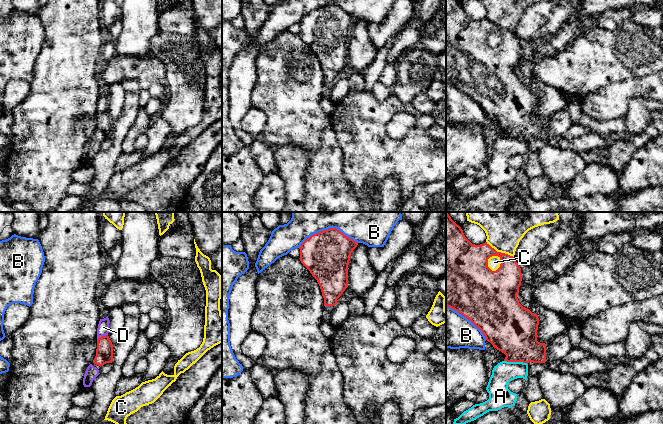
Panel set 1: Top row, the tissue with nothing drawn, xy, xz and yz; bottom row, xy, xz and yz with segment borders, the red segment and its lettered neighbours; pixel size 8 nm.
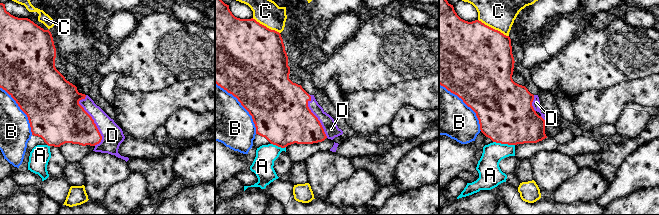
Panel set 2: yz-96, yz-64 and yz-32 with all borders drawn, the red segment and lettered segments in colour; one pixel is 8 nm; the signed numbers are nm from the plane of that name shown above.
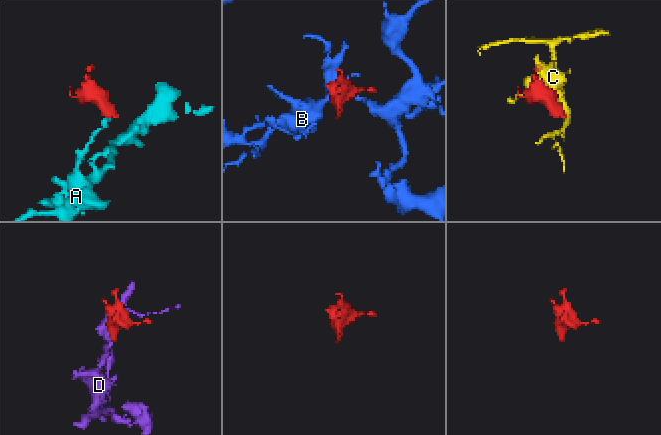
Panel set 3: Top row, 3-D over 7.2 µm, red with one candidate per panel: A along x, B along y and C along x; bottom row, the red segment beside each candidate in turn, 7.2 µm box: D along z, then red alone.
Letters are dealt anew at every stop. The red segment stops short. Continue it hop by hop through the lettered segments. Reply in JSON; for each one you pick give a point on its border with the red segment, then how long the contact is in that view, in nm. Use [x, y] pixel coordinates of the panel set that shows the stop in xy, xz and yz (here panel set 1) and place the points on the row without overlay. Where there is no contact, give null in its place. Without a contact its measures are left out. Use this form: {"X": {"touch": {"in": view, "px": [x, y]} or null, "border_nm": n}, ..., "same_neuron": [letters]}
{"D": {"touch": {"in": "xy", "px": [102, 112]}, "border_nm": 100}, "same_neuron": ["D"]}

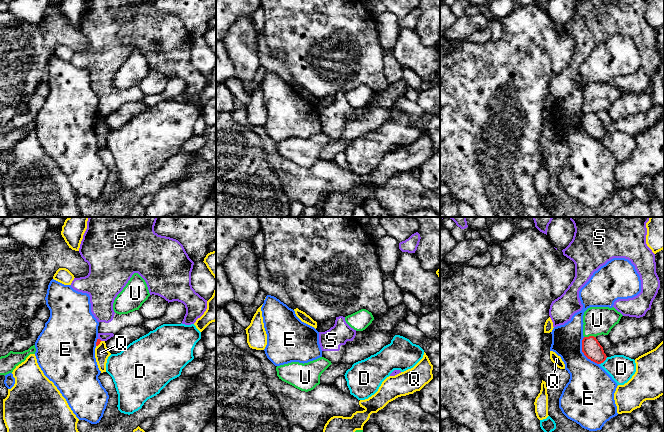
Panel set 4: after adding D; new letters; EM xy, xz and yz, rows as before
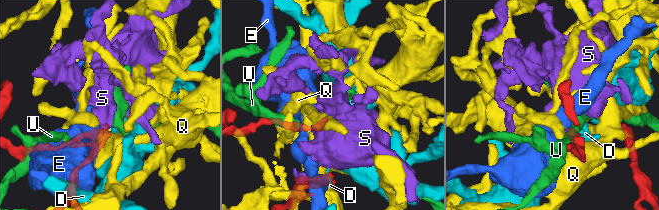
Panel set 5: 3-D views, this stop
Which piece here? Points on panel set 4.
{"same_neuron": []}

